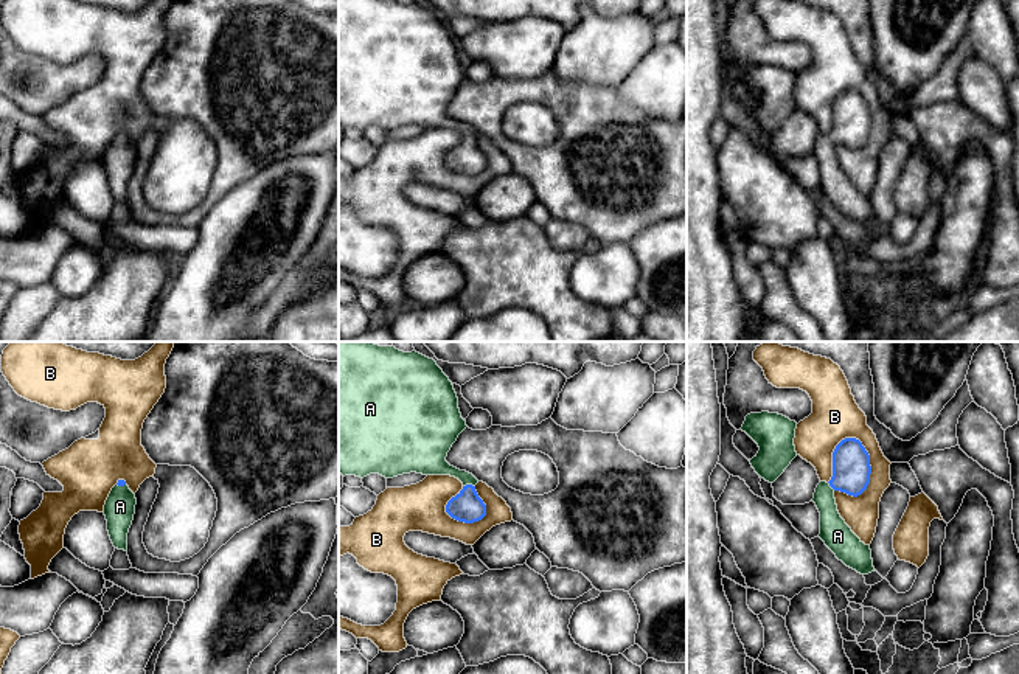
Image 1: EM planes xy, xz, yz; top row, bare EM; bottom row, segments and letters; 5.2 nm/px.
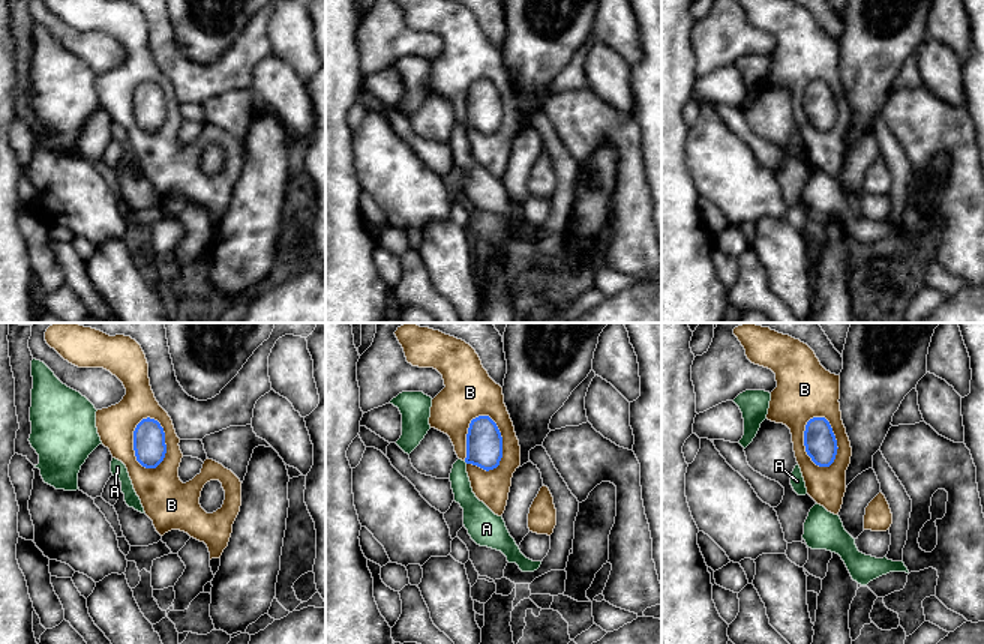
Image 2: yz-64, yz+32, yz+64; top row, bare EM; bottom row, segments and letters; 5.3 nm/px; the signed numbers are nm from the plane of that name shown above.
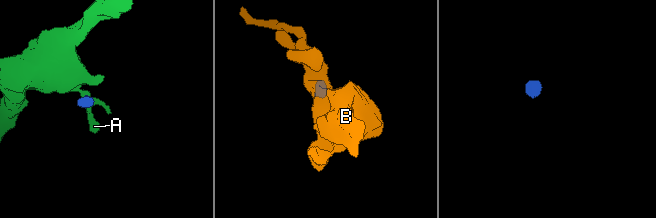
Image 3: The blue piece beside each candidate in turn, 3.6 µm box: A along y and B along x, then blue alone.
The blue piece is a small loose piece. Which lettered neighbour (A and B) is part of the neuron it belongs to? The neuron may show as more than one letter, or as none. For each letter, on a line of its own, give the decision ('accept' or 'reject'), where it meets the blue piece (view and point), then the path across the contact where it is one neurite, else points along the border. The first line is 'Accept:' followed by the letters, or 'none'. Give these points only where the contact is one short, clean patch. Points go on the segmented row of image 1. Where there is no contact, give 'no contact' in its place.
Accept: A
A: accept | xz (468, 485) | across xz (466, 507), (468, 485), (429, 457)
B: reject | yz (869, 463) | along yz (845, 437), (855, 437), (869, 455), (870, 482), (856, 497)

